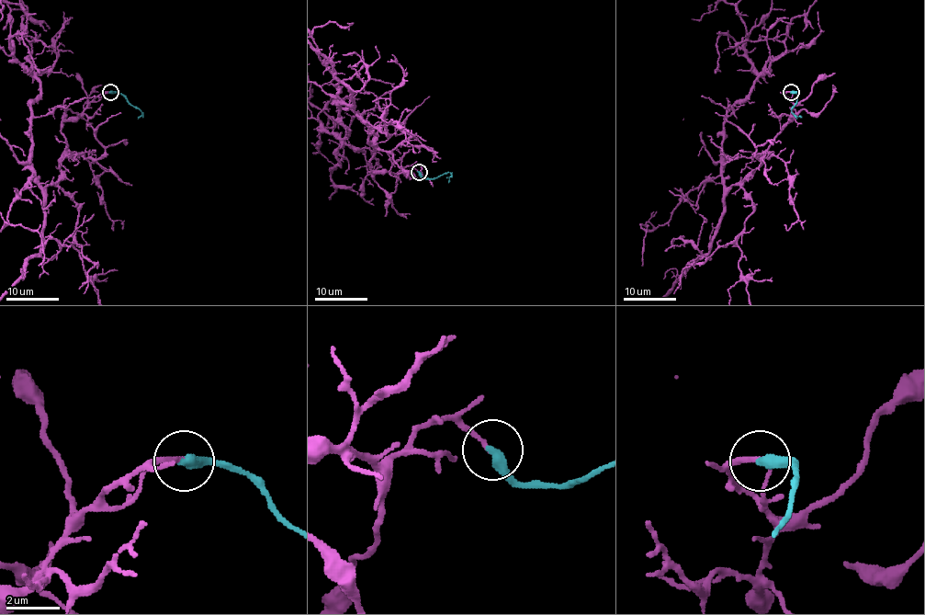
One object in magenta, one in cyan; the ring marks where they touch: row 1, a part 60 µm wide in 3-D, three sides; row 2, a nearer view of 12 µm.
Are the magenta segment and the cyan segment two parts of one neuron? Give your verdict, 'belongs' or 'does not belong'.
belongs

